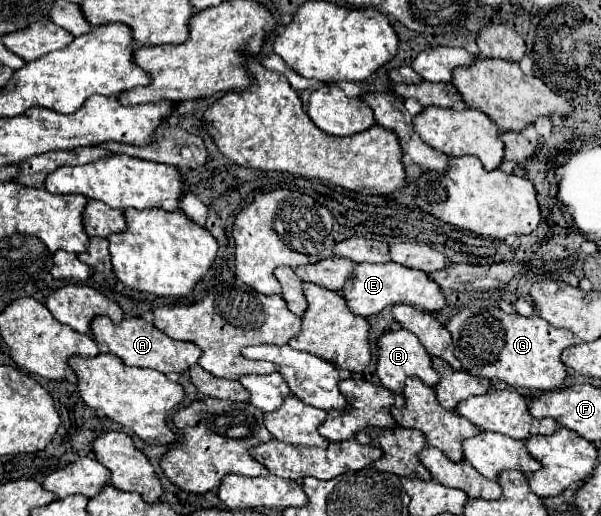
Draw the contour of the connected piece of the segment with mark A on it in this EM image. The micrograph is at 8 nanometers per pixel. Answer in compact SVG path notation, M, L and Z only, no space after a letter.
M96 317L90 323L90 329L92 329L92 339L96 343L108 345L110 353L122 359L122 363L126 363L128 367L148 367L164 375L172 375L172 373L184 373L186 367L194 365L200 355L198 347L194 347L192 343L170 339L168 335L158 331L152 323L144 319L136 319L136 317L128 317L118 325L110 323L110 319L106 317Z

